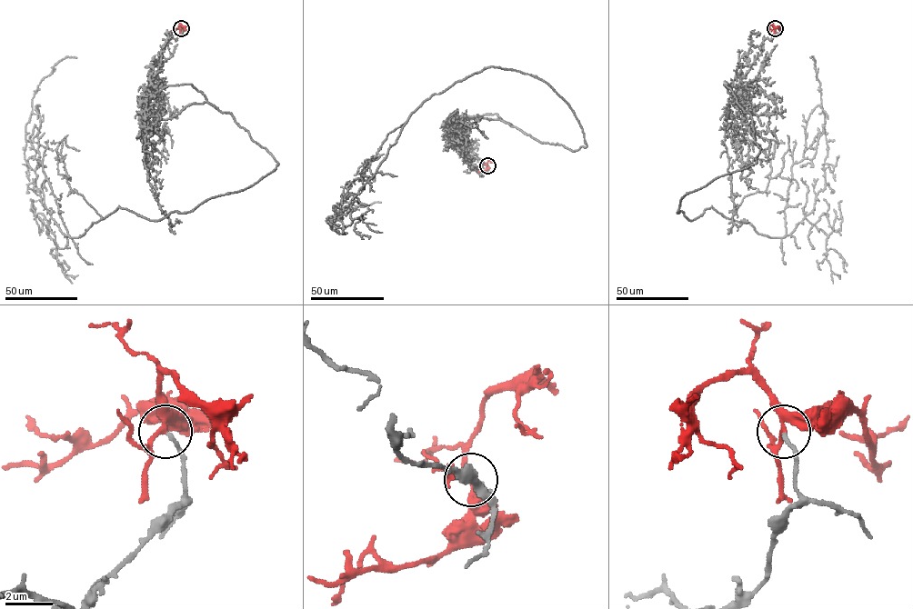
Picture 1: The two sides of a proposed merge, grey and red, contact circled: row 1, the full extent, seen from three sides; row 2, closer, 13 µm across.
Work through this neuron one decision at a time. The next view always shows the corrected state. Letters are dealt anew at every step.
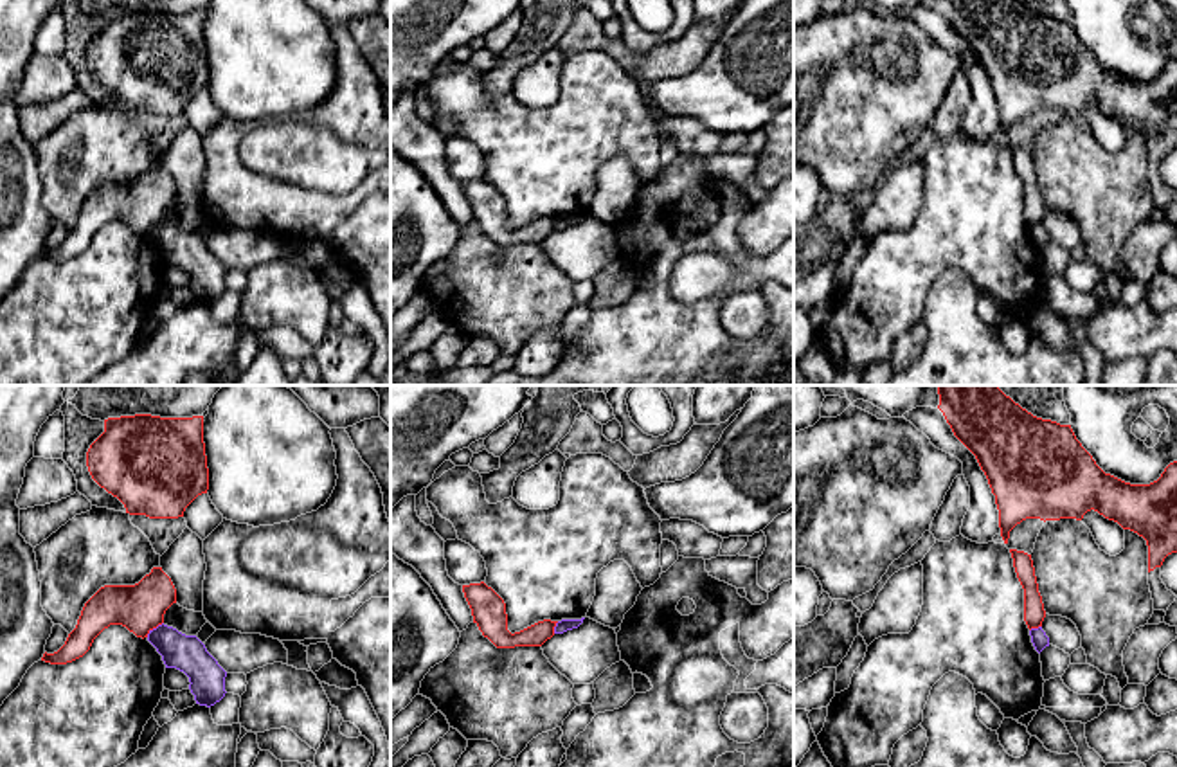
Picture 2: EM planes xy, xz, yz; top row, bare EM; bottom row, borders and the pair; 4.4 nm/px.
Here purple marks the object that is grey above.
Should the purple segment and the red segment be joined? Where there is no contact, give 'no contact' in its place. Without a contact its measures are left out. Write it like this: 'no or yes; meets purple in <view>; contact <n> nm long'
no; meets purple in xy; contact 100 nm long

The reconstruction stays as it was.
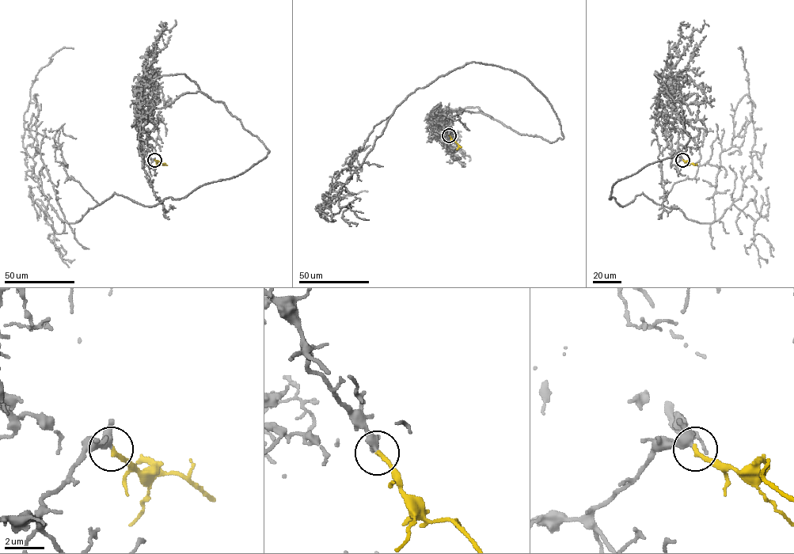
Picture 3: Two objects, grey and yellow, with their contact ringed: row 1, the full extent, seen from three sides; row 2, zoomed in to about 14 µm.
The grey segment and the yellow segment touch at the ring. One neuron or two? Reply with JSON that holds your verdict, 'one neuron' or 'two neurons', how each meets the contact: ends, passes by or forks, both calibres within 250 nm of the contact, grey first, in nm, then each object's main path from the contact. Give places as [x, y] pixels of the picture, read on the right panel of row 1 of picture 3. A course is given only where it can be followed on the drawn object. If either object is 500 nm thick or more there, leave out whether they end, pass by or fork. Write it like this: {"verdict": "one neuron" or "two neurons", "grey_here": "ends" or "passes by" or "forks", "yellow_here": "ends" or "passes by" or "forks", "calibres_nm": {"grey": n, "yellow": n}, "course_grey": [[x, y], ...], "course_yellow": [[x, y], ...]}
{"verdict": "one neuron", "grey_here": "passes by", "yellow_here": "ends", "calibres_nm": {"grey": 300, "yellow": 240}, "course_grey": [[683, 160], [660, 92], [686, 149], [610, 199], [712, 223], [741, 196], [738, 48]], "course_yellow": [[683, 160], [697, 164]]}

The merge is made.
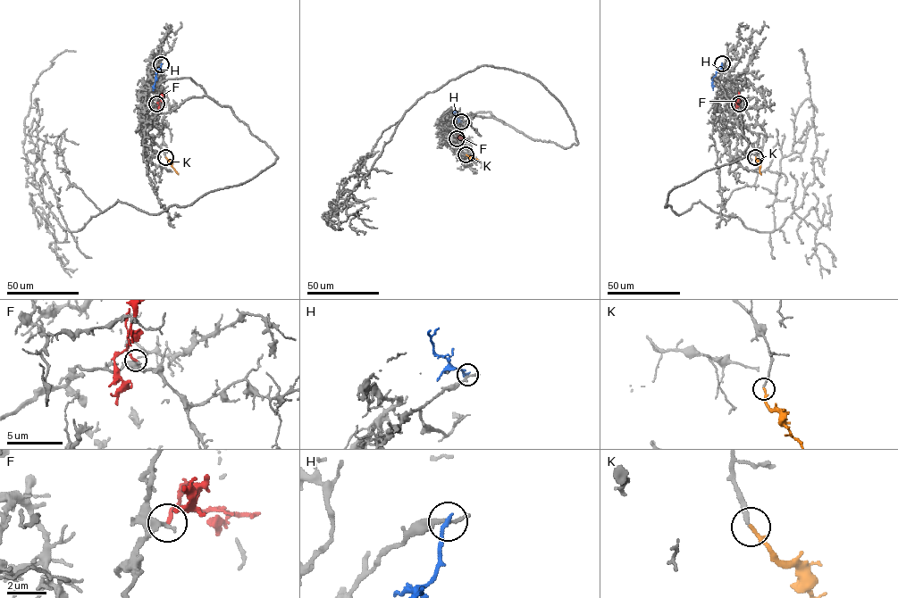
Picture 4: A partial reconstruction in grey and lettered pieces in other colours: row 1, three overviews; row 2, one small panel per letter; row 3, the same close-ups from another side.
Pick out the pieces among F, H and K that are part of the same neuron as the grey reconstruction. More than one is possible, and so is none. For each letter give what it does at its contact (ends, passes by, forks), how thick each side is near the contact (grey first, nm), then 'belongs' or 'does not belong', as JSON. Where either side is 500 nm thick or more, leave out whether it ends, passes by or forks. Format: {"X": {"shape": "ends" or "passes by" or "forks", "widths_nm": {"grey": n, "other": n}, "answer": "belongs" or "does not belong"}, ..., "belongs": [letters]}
{"F": {"shape": "ends", "widths_nm": {"grey": 400, "other": 200}, "answer": "does not belong"}, "H": {"shape": "ends", "widths_nm": {"grey": 240, "other": 220}, "answer": "does not belong"}, "K": {"shape": "ends", "widths_nm": {"grey": 190, "other": 200}, "answer": "belongs"}, "belongs": ["K"]}

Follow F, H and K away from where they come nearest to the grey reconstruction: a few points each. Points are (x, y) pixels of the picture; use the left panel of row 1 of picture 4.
F: (156, 103), (162, 93)
H: (161, 64), (153, 90)
K: (165, 157), (178, 174)

